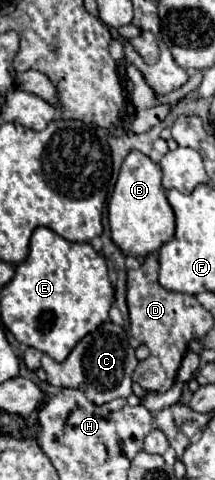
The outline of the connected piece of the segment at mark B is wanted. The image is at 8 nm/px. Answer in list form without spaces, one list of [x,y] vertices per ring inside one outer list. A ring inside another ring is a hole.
[[[131,152],[119,172],[113,194],[107,204],[111,240],[123,254],[129,256],[147,256],[159,250],[175,234],[175,216],[165,198],[165,188],[161,186],[161,170],[149,156],[141,152]]]

